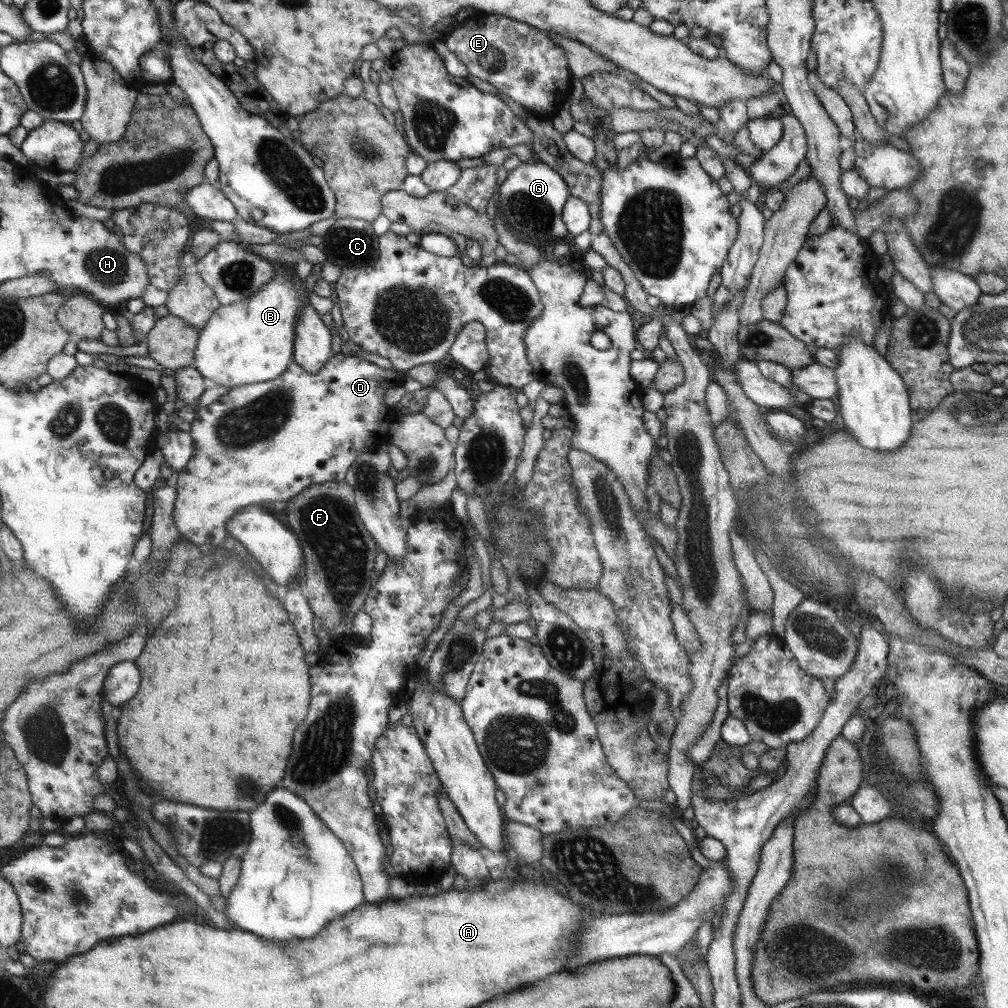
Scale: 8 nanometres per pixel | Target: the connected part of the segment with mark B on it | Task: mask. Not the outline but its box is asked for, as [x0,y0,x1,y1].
[193,273,304,389]

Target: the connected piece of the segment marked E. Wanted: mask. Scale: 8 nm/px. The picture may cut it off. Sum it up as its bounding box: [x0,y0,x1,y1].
[444,12,572,114]

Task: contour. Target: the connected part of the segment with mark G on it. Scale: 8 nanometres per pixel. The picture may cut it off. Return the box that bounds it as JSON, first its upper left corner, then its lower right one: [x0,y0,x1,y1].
[497,160,570,246]

